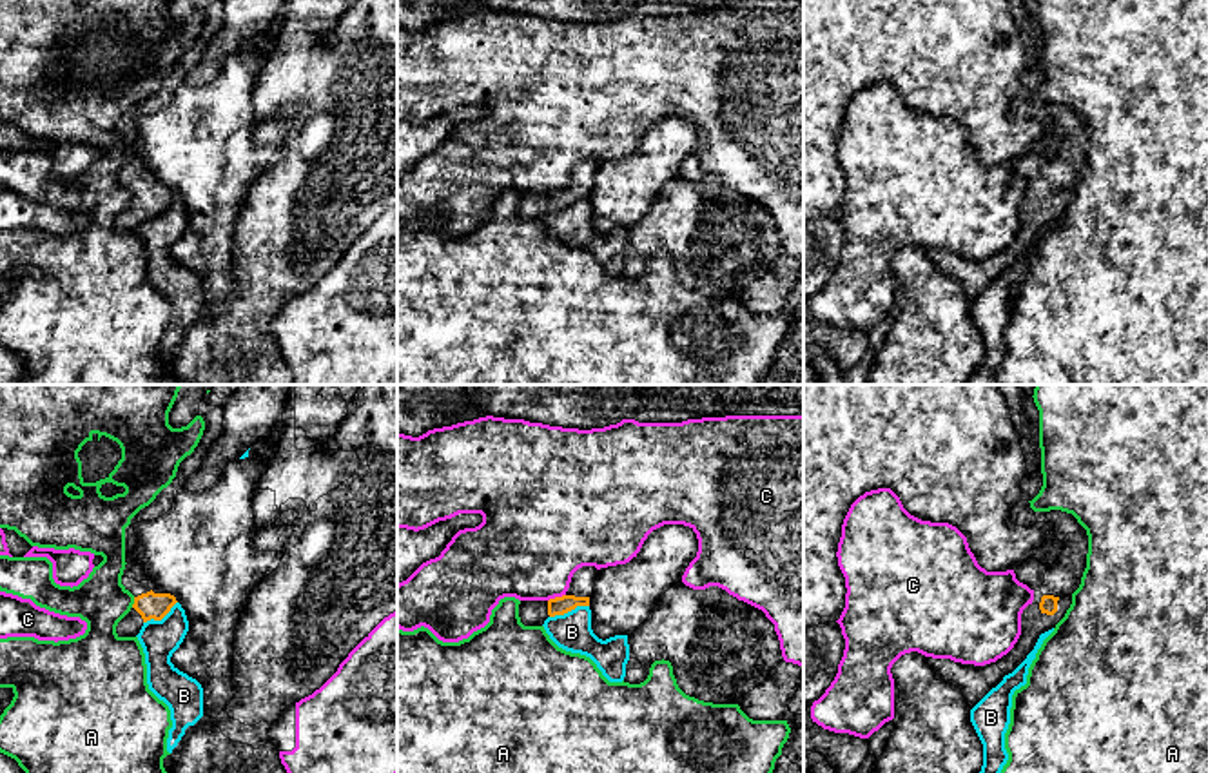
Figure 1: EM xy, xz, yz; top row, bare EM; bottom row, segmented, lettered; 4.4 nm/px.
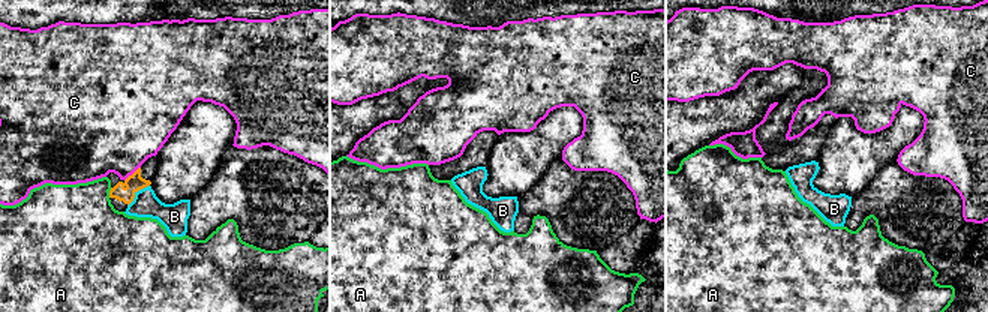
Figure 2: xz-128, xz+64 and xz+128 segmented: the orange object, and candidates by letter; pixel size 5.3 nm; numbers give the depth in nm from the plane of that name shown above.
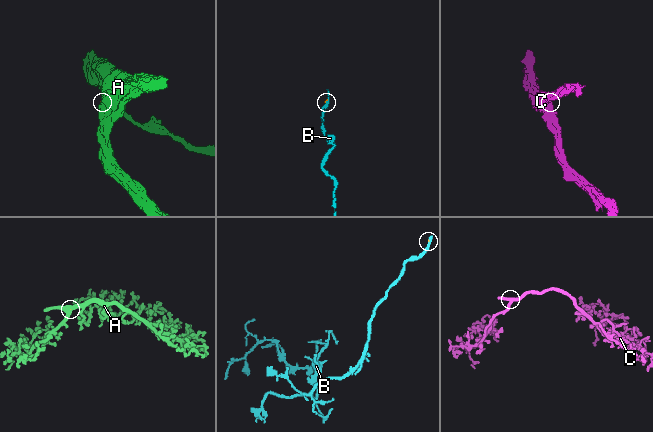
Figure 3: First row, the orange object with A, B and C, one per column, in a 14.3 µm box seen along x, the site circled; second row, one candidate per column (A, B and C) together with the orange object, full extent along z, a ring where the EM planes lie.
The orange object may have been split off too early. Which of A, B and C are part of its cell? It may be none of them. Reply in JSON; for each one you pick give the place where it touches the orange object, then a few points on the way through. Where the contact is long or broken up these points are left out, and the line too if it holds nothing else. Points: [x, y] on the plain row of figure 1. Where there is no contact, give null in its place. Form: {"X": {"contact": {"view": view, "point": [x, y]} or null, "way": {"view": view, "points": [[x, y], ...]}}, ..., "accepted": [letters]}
{"accepted": []}

